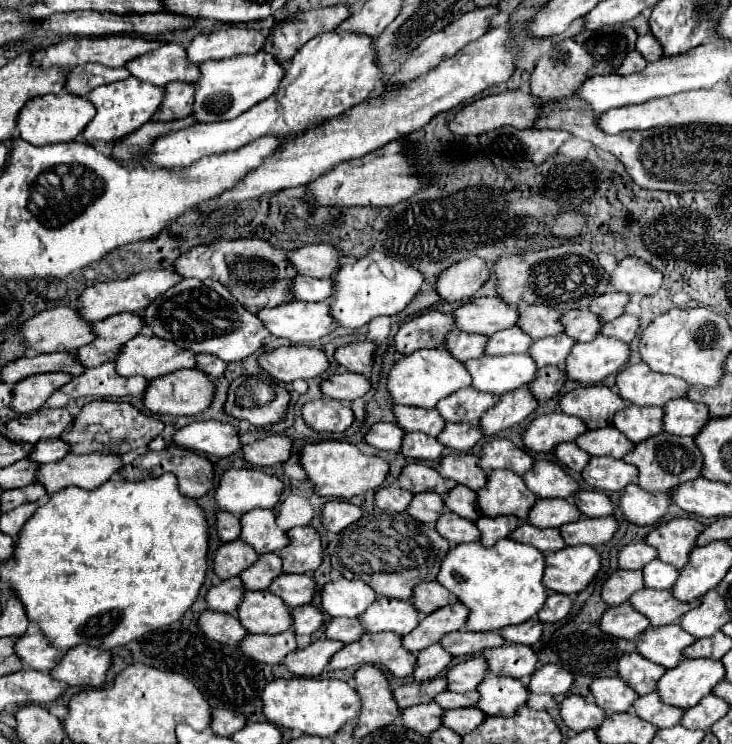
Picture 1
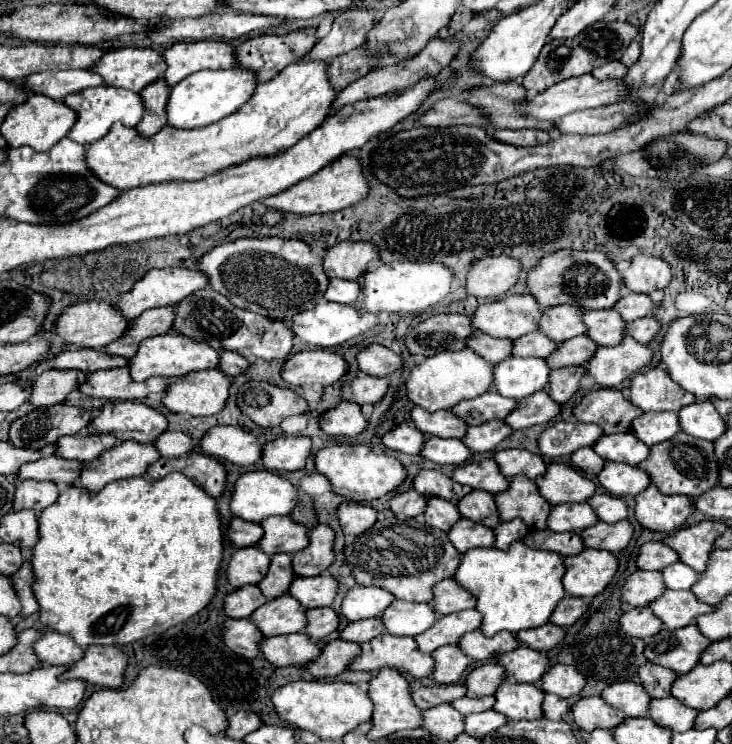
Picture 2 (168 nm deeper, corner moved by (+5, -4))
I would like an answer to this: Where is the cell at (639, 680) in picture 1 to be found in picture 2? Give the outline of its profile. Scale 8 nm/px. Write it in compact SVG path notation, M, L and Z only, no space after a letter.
M644 664L638 668L638 676L642 680L642 686L652 694L652 698L666 698L670 696L672 682L678 678L672 670L658 666L658 664Z

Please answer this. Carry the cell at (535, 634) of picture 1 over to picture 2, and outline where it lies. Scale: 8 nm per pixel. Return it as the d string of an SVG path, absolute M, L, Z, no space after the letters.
M548 622L536 630L520 630L520 634L516 634L518 640L526 646L530 646L532 650L538 650L538 652L548 652L552 650L554 646L558 646L564 636L566 636L566 630Z

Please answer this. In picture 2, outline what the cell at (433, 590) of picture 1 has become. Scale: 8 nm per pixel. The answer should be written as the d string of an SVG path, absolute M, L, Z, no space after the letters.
M448 578L436 584L434 610L440 616L462 612L474 606L476 606L476 598L472 598L472 594L468 594L468 590L464 590L464 586L460 586L454 578Z

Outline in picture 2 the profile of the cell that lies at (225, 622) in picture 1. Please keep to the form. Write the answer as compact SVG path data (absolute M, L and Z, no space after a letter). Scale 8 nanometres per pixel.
M226 620L222 626L222 636L226 646L242 658L254 660L260 656L260 642L264 636L252 620Z

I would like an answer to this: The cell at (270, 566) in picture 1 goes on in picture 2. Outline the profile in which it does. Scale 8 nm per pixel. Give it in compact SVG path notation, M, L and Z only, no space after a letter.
M274 554L270 562L270 570L266 578L258 584L258 588L268 600L278 598L288 592L288 586L294 578L296 574L292 570L292 554Z

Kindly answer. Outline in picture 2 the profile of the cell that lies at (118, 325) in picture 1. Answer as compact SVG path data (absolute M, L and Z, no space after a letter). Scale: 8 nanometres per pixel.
M174 306L146 310L144 314L140 314L132 322L130 330L120 340L108 344L104 348L104 352L112 354L112 356L132 358L132 354L136 354L136 346L140 346L140 342L144 338L154 338L154 336L160 336L164 332L170 332L172 330L172 318L176 318Z

